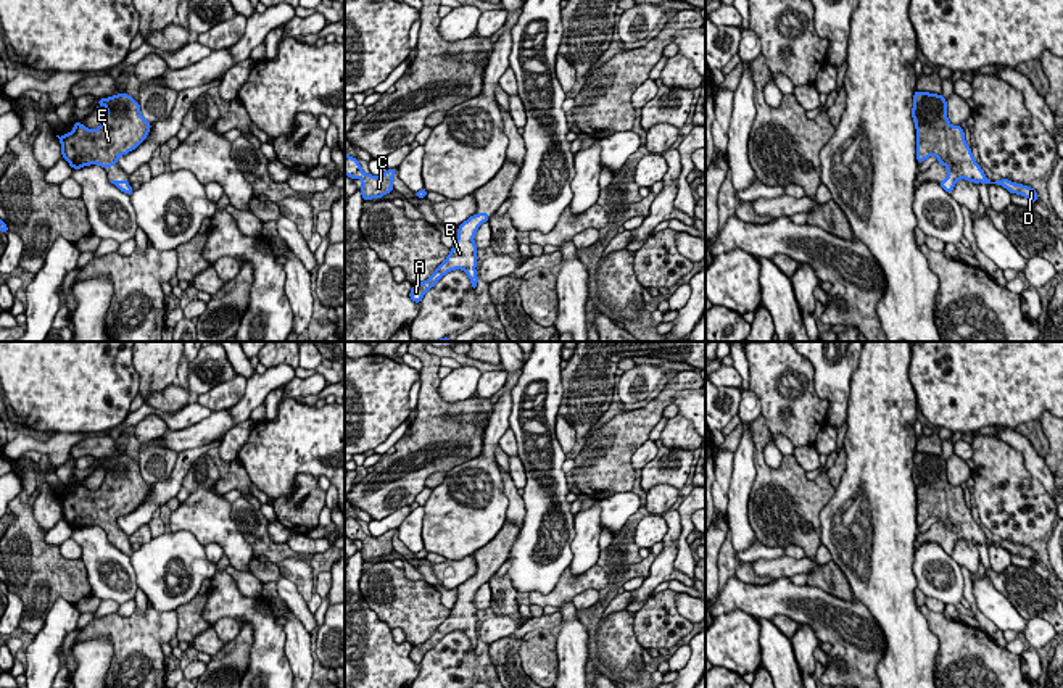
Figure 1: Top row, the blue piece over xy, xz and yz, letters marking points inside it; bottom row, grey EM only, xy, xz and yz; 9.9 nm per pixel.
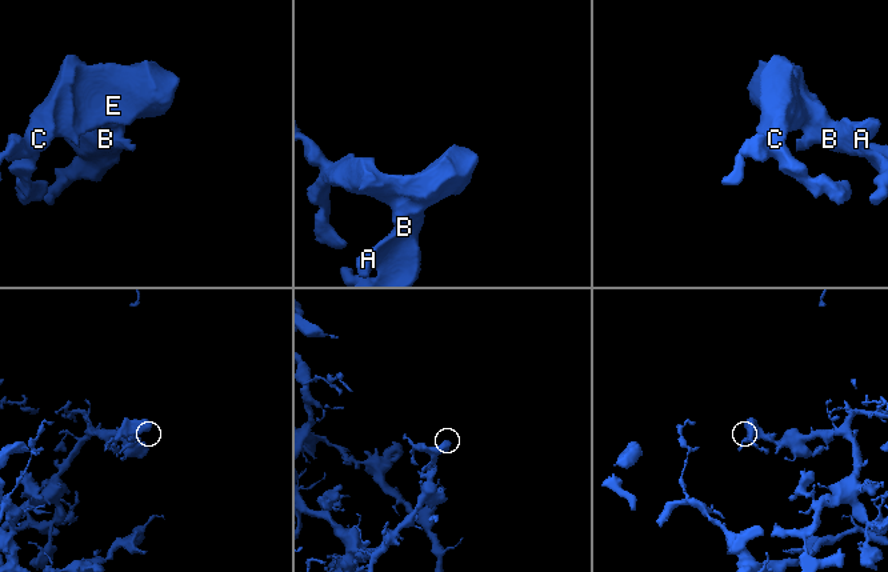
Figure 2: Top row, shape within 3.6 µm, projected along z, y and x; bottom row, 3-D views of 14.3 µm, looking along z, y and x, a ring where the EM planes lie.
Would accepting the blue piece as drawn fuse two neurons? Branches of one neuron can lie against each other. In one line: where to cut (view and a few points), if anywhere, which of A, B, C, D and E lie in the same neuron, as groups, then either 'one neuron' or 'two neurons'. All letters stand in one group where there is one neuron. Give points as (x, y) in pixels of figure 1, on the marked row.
cut none; groups A B C D E; one neuron

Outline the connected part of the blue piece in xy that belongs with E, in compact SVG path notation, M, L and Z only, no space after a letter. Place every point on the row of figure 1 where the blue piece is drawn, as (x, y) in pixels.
M126 92L100 98L98 106L106 106L106 114L98 129L90 131L79 121L63 137L61 156L71 168L89 164L111 168L121 155L135 150L148 135L151 122L145 121L140 105Z

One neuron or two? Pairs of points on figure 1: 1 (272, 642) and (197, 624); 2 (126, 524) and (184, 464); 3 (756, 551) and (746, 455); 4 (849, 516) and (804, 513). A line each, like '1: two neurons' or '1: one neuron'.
1: two neurons
2: one neuron
3: two neurons
4: two neurons

